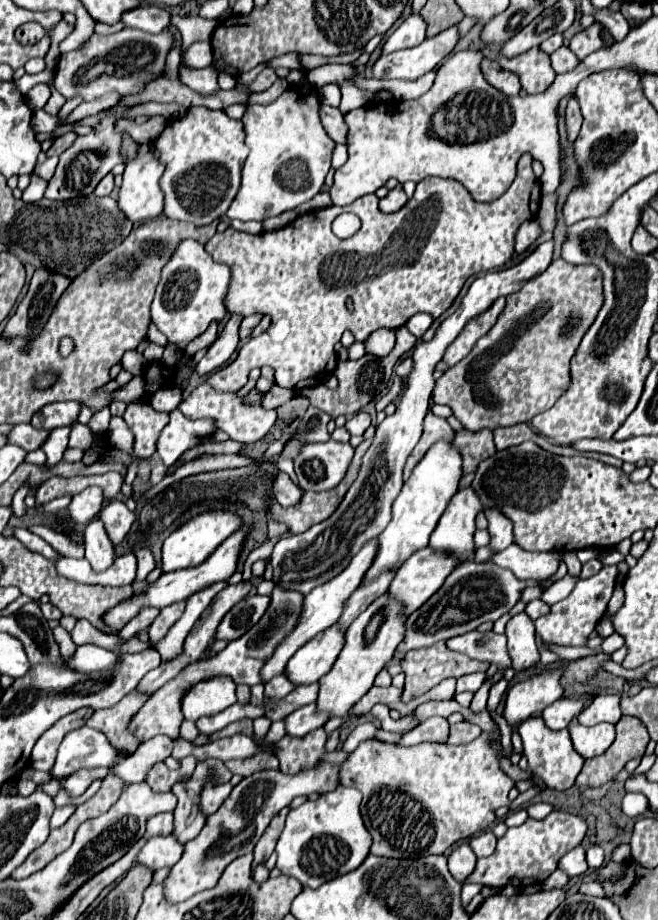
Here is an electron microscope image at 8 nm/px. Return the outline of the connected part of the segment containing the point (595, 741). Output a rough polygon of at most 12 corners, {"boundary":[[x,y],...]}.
{"boundary":[[609,722],[571,726],[575,750],[583,758],[603,754],[615,740]]}

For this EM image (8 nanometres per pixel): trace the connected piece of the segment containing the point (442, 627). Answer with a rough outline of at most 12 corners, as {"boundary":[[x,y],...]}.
{"boundary":[[463,562],[407,616],[397,650],[495,622],[521,582],[493,562]]}

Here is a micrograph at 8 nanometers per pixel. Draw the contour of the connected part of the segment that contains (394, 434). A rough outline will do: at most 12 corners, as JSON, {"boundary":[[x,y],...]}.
{"boundary":[[553,242],[479,276],[377,426],[333,516],[275,544],[273,580],[311,592],[391,520],[445,348],[551,264]]}

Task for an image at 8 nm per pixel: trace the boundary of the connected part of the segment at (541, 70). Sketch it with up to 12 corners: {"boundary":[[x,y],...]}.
{"boundary":[[539,46],[497,62],[519,76],[527,94],[547,90],[555,78]]}

